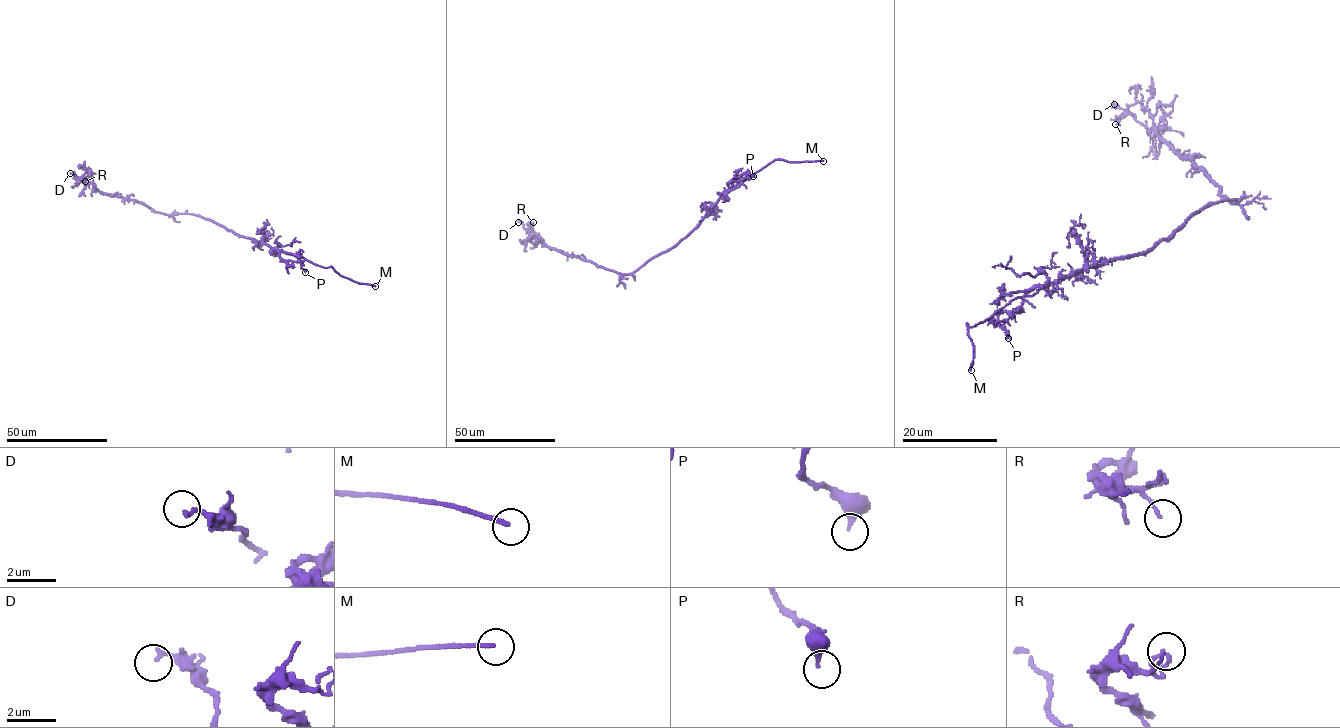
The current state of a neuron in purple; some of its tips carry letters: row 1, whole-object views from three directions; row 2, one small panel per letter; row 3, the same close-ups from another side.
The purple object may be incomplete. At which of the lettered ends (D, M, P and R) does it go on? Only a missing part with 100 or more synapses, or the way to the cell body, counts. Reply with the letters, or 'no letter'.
M

